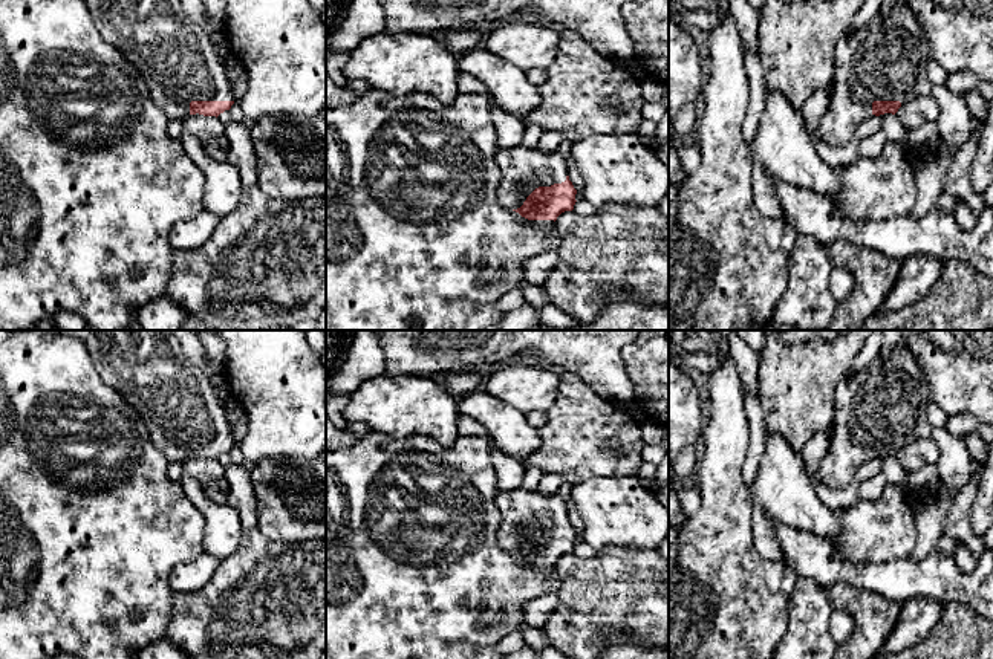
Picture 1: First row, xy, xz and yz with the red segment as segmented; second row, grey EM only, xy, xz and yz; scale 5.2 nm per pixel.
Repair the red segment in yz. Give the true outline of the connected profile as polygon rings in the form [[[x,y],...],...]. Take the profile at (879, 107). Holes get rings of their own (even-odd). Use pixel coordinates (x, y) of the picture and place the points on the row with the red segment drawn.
[[[904,0],[886,12],[878,11],[860,31],[840,35],[834,60],[829,104],[817,127],[820,138],[831,147],[846,145],[864,119],[895,115],[912,98],[932,93],[932,83],[926,75],[929,43],[921,23]]]

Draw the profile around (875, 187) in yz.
[[[887,141],[880,156],[869,156],[864,150],[855,164],[834,168],[840,179],[840,191],[829,196],[837,214],[849,219],[892,219],[910,214],[916,197],[916,162],[900,144]]]

